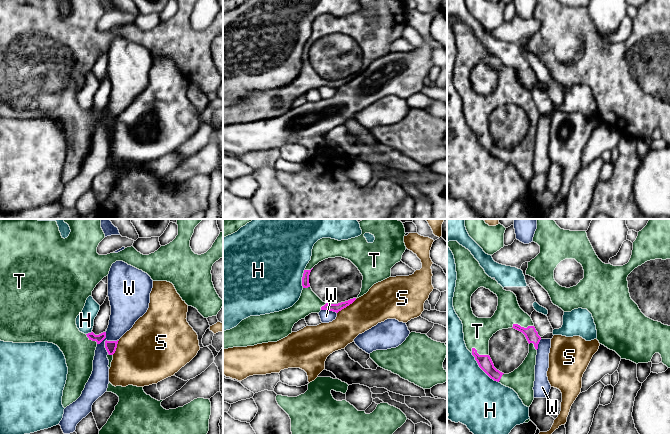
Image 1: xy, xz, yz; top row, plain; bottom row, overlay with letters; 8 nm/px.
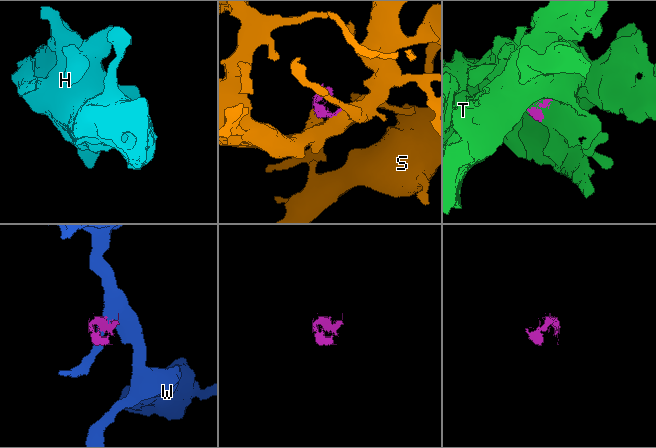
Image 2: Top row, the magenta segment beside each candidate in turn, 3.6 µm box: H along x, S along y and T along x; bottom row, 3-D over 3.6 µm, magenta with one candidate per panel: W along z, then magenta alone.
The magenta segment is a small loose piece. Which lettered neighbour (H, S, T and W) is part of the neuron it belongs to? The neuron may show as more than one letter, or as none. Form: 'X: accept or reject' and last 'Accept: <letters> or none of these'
H: reject
S: reject
T: accept
W: reject
Accept: T

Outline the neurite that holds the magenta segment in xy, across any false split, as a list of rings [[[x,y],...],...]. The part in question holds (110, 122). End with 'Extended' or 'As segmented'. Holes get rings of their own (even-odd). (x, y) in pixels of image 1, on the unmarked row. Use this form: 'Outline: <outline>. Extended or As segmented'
Outline: [[[106,116],[105,117],[105,124],[106,124],[107,128],[108,128],[107,134],[109,136],[109,141],[108,141],[109,145],[111,143],[111,138],[113,136],[113,130],[116,127],[118,117],[119,116],[117,116],[117,117],[107,117]]]. Extended

